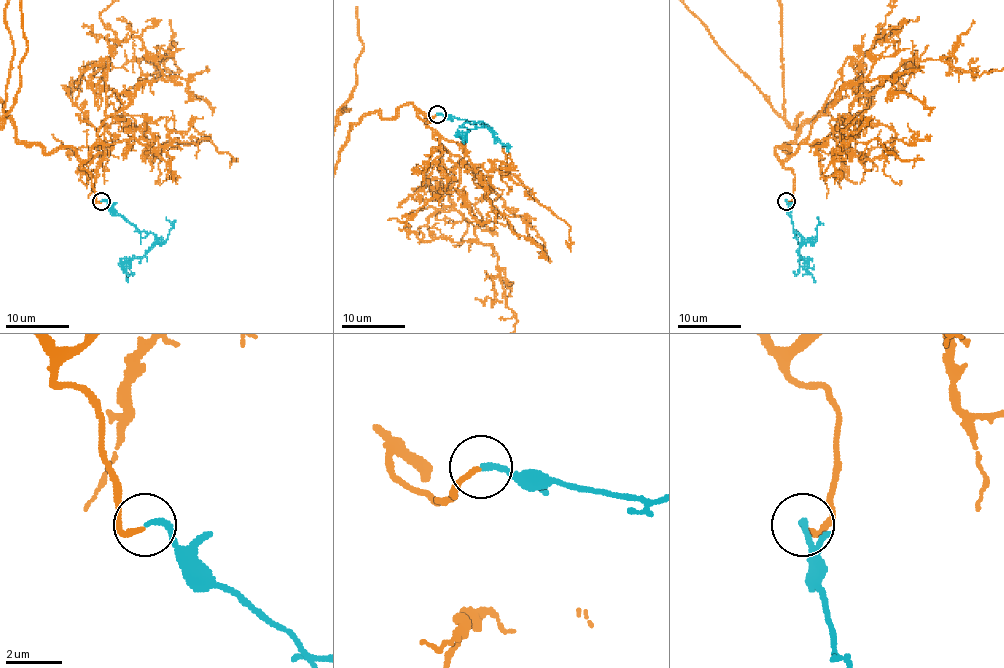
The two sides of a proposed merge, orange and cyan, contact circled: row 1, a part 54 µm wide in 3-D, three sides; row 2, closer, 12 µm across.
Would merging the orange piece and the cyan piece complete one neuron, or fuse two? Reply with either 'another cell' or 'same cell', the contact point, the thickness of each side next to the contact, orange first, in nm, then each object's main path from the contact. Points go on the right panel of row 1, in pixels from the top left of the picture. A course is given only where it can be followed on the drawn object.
same cell; place (786, 201); calibres 190 and 190 nm; course orange (787, 201), (795, 174), (775, 148), (790, 153), (804, 125), (852, 98), (785, 120), (780, 5); course cyan (787, 201), (793, 231), (802, 244), (799, 257), (806, 260), (807, 271), (815, 282)

